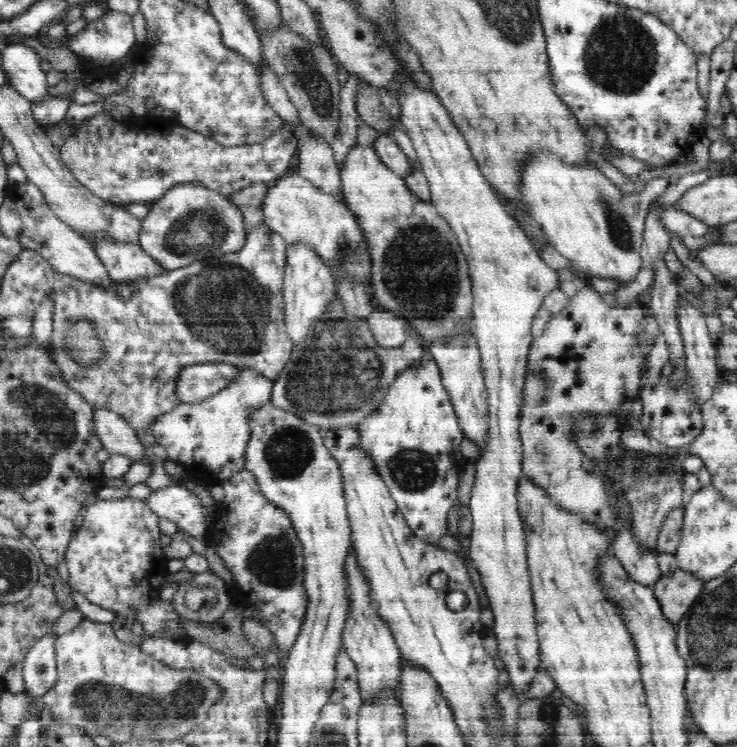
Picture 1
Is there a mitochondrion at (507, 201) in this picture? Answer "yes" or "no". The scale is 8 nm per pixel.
no

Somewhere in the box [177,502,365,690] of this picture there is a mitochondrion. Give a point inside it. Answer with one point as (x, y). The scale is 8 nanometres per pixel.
(272, 562)

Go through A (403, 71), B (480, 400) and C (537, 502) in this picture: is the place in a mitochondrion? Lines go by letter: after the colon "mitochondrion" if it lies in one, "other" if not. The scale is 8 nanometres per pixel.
A: other
B: other
C: other

